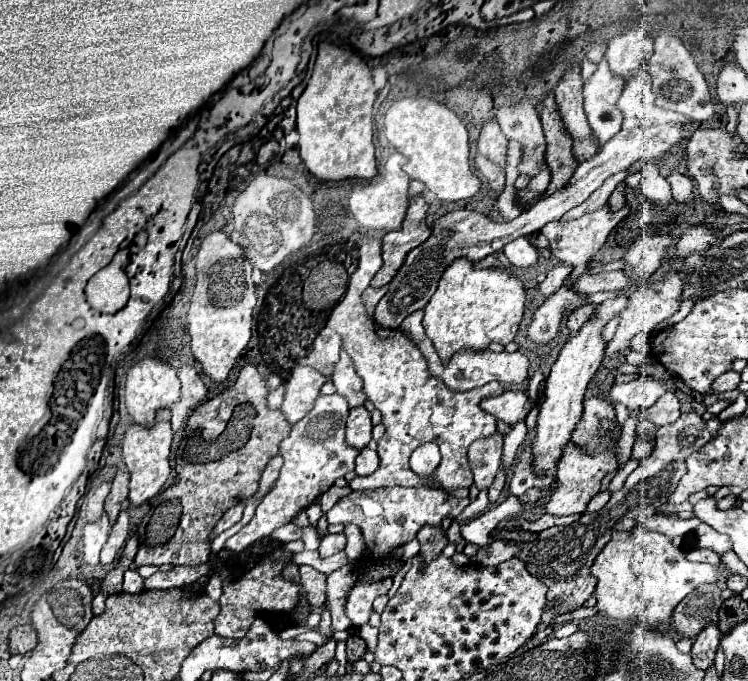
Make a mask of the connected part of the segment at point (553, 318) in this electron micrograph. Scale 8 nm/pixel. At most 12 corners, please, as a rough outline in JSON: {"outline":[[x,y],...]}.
{"outline":[[562,286],[534,314],[530,340],[550,342],[566,312],[586,296]]}

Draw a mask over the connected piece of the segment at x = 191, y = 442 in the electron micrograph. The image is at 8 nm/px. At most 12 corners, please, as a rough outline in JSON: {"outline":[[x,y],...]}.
{"outline":[[246,364],[194,408],[138,566],[208,562],[292,424]]}

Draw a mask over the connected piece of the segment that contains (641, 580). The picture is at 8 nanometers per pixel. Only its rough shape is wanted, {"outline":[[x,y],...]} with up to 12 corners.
{"outline":[[644,524],[614,532],[590,572],[602,616],[666,624],[724,564],[686,560]]}

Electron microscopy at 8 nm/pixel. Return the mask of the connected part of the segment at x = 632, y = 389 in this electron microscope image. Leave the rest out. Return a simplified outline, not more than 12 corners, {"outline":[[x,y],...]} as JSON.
{"outline":[[642,376],[614,384],[610,396],[628,410],[646,410],[664,392],[660,380]]}

